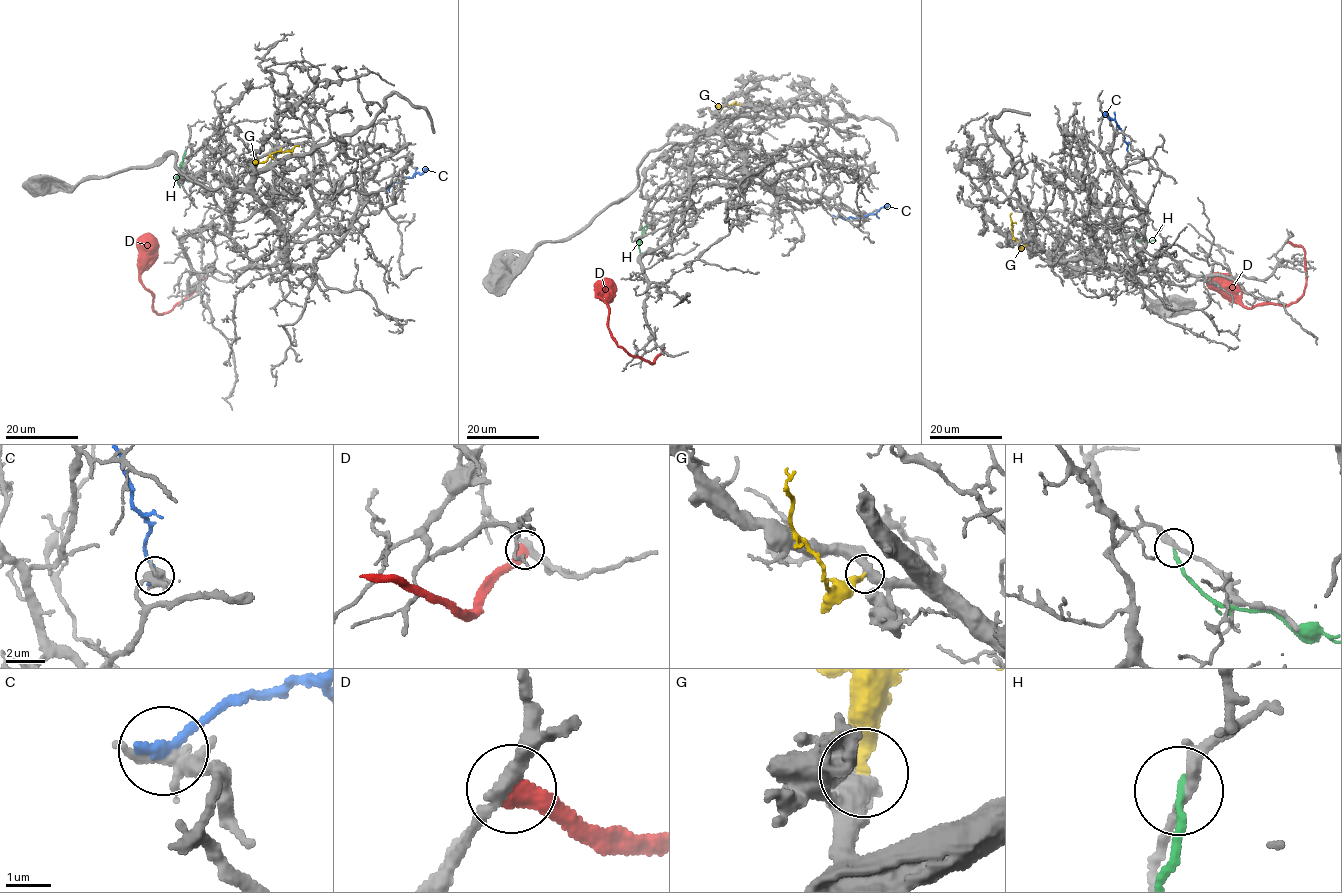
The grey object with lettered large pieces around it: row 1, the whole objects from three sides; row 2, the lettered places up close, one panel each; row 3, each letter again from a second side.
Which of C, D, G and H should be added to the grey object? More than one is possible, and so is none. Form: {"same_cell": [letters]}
{"same_cell": ["G"]}

